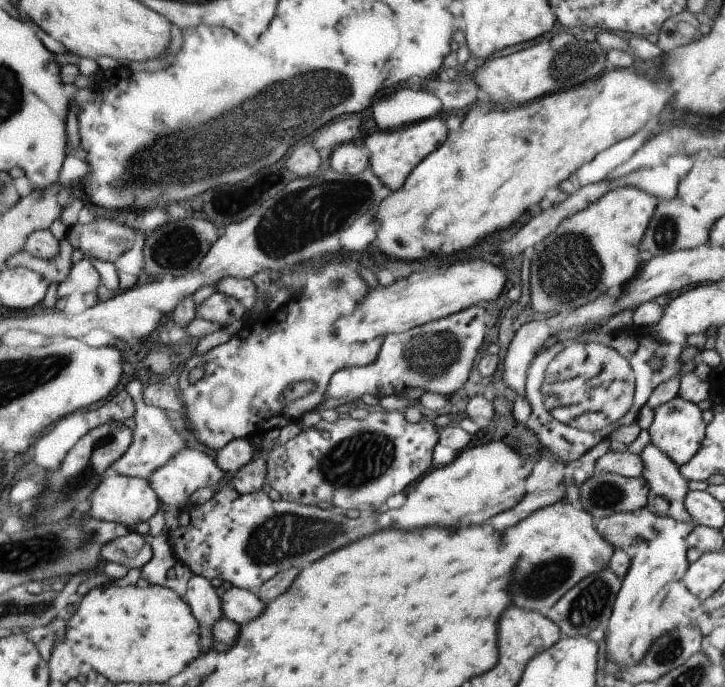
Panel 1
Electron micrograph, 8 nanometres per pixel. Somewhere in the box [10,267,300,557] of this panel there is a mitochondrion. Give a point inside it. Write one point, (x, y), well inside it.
(69, 490)

